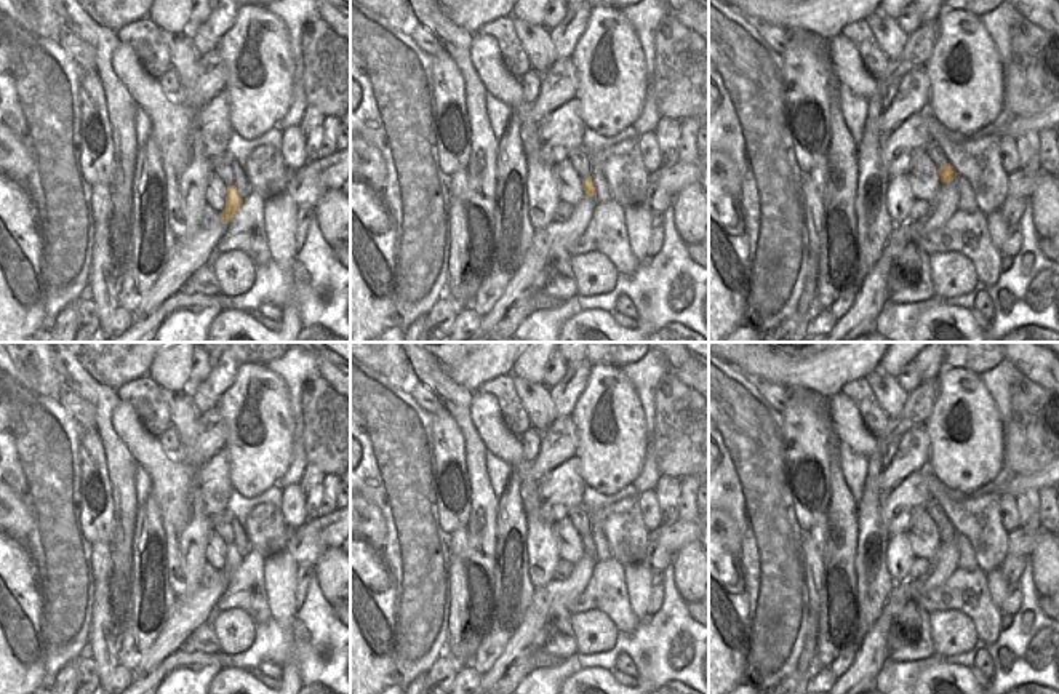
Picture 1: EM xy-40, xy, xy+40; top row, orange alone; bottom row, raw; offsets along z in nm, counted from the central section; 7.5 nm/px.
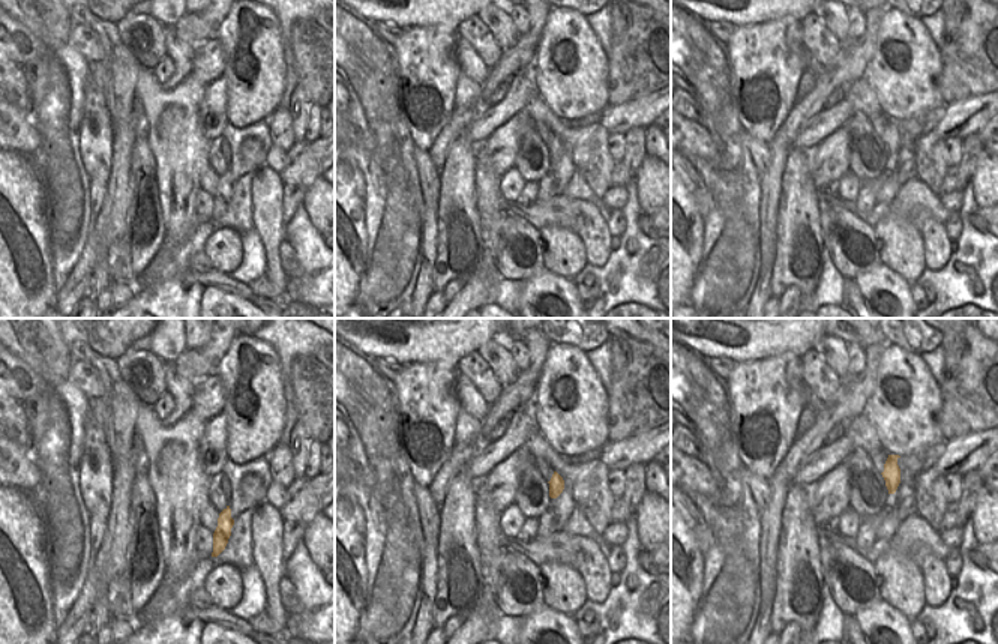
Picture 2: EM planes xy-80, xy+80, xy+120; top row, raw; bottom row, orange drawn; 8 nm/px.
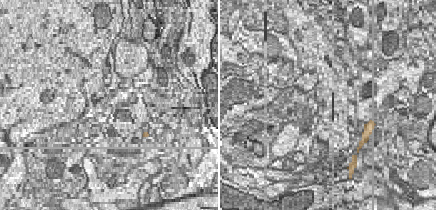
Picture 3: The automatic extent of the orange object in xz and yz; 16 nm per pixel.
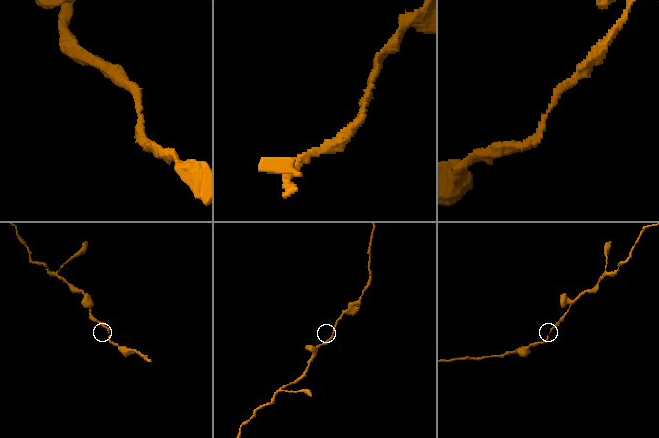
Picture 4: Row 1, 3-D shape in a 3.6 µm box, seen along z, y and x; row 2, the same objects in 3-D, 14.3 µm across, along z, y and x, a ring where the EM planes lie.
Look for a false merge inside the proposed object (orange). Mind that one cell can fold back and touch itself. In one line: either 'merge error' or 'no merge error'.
no merge error

